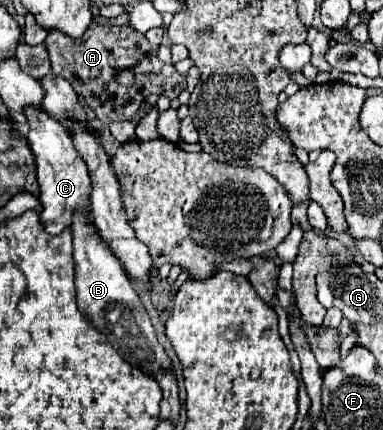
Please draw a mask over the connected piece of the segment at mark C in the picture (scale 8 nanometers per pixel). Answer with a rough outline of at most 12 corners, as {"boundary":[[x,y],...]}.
{"boundary":[[26,107],[44,229],[88,213],[88,169],[70,133]]}

